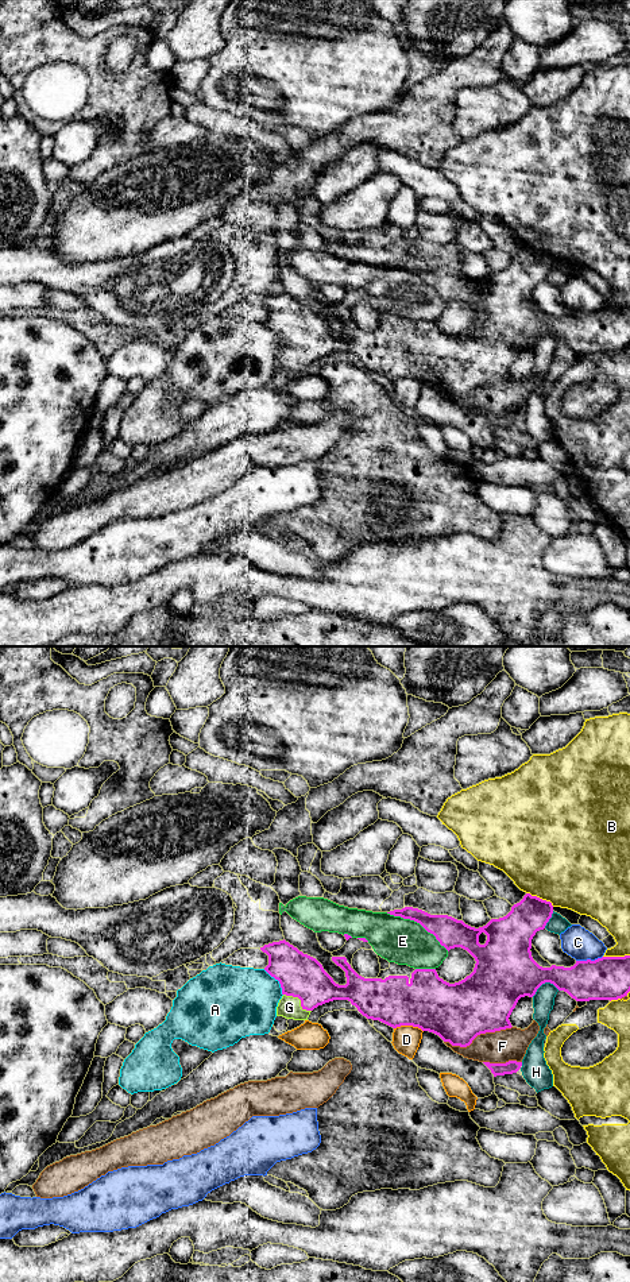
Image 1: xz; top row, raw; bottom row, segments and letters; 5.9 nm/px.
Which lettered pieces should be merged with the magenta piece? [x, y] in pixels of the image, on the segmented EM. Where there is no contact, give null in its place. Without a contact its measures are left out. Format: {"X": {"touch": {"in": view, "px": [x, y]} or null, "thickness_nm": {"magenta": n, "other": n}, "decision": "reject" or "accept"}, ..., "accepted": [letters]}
{"A": {"touch": {"in": "xz", "px": [278, 980]}, "thickness_nm": {"magenta": 260, "other": 400}, "decision": "reject"}, "B": {"touch": {"in": "xz", "px": [538, 898]}, "thickness_nm": {"magenta": 220, "other": 500}, "decision": "reject"}, "C": {"touch": {"in": "xz", "px": [588, 960]}, "thickness_nm": {"magenta": 260, "other": 190}, "decision": "reject"}, "D": {"touch": {"in": "xz", "px": [409, 1024]}, "thickness_nm": {"magenta": 320, "other": 170}, "decision": "reject"}, "E": {"touch": {"in": "xz", "px": [418, 922]}, "thickness_nm": {"magenta": 180, "other": 280}, "decision": "reject"}, "F": {"touch": {"in": "xz", "px": [478, 1034]}, "thickness_nm": {"magenta": 360, "other": 190}, "decision": "reject"}, "G": {"touch": {"in": "xz", "px": [300, 999]}, "thickness_nm": {"magenta": 260, "other": 140}, "decision": "accept"}, "H": {"touch": {"in": "xz", "px": [544, 983]}, "thickness_nm": {"magenta": 360, "other": 130}, "decision": "reject"}, "accepted": ["G"]}

